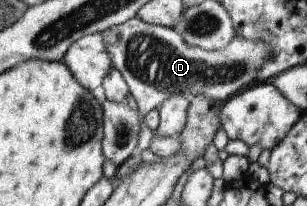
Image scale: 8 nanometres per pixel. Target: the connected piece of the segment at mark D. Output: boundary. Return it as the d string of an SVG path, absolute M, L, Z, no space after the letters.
M137 16L106 29L102 35L113 67L116 67L116 70L124 77L129 94L134 97L138 104L138 111L144 116L158 106L162 106L162 103L168 99L168 95L172 95L172 93L183 92L186 99L189 100L192 99L192 96L204 95L208 99L224 103L237 92L256 84L259 81L258 71L262 71L264 63L268 63L268 59L272 59L272 55L275 54L275 49L271 44L242 39L240 35L234 35L234 39L223 49L207 51L198 46L187 45L186 41L183 41L182 37L174 31L174 28L148 24L142 19L138 19Z

